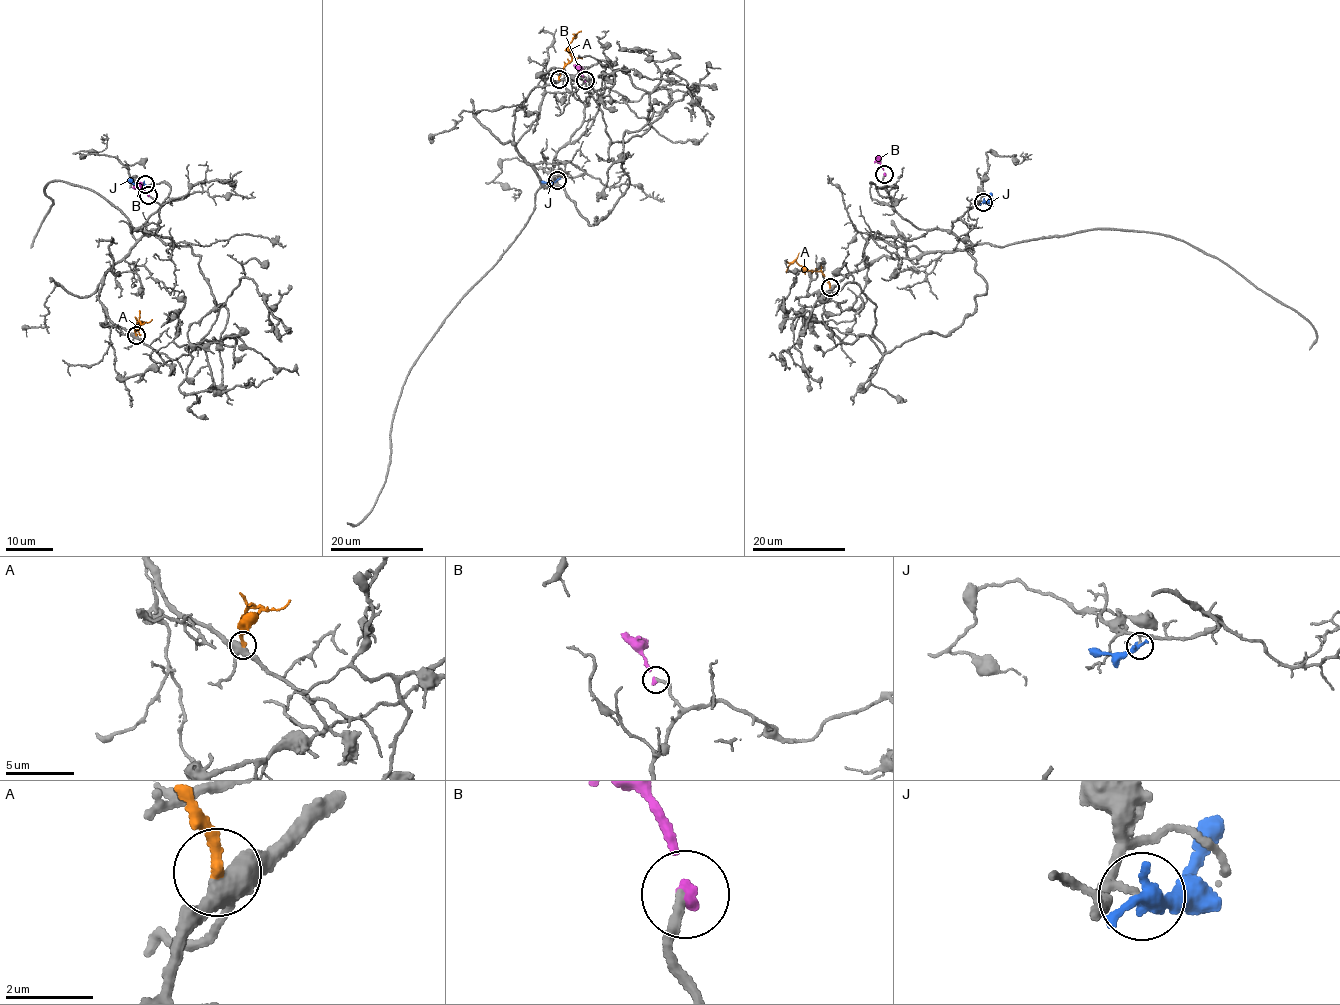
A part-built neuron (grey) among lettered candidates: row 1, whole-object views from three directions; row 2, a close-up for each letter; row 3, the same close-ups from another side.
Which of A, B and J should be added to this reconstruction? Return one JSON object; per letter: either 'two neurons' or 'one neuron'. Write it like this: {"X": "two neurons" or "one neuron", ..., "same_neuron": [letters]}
{"A": "one neuron", "B": "two neurons", "J": "two neurons", "same_neuron": ["A"]}

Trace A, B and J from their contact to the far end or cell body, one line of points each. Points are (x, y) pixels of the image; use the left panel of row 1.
A: (135, 335), (134, 325), (142, 322), (140, 326), (137, 324), (139, 321), (141, 326), (139, 335)
B: (148, 194), (132, 187)
J: (145, 184), (133, 184), (128, 179)

